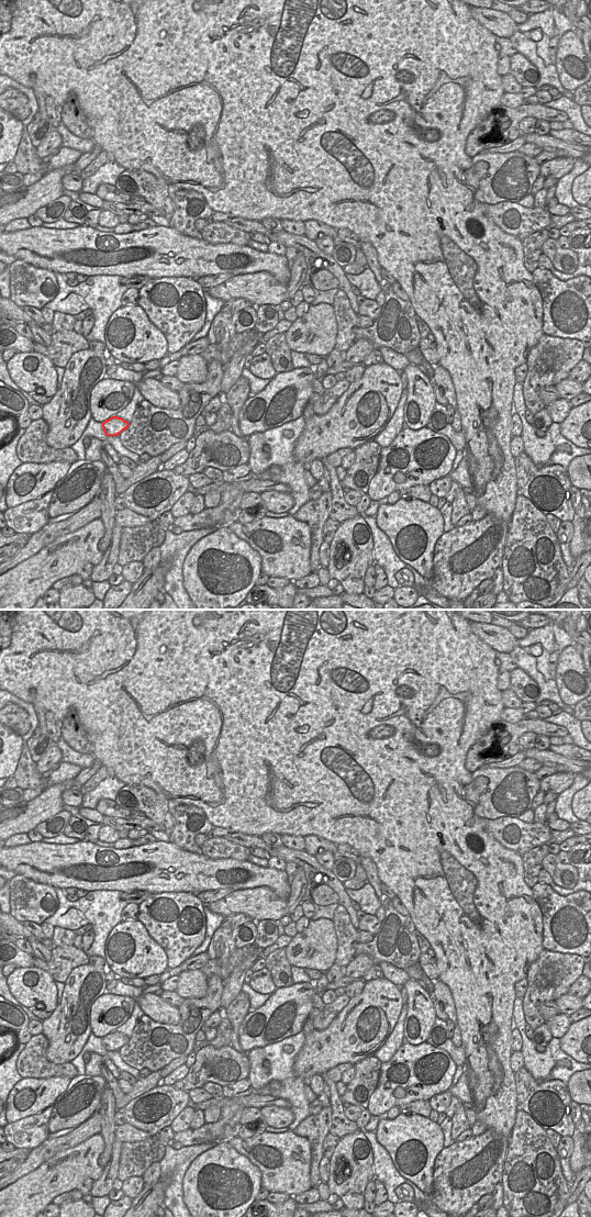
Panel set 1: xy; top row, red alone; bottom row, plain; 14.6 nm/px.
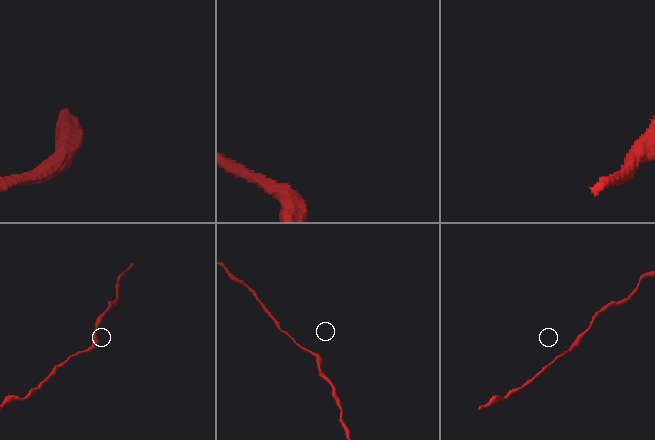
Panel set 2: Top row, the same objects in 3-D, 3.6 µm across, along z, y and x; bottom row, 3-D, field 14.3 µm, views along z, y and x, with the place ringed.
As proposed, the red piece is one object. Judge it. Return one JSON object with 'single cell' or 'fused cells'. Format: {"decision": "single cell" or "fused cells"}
{"decision": "single cell"}

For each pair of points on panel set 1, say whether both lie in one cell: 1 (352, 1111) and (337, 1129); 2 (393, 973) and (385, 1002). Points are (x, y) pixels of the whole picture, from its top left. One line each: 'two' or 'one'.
1: two
2: two

